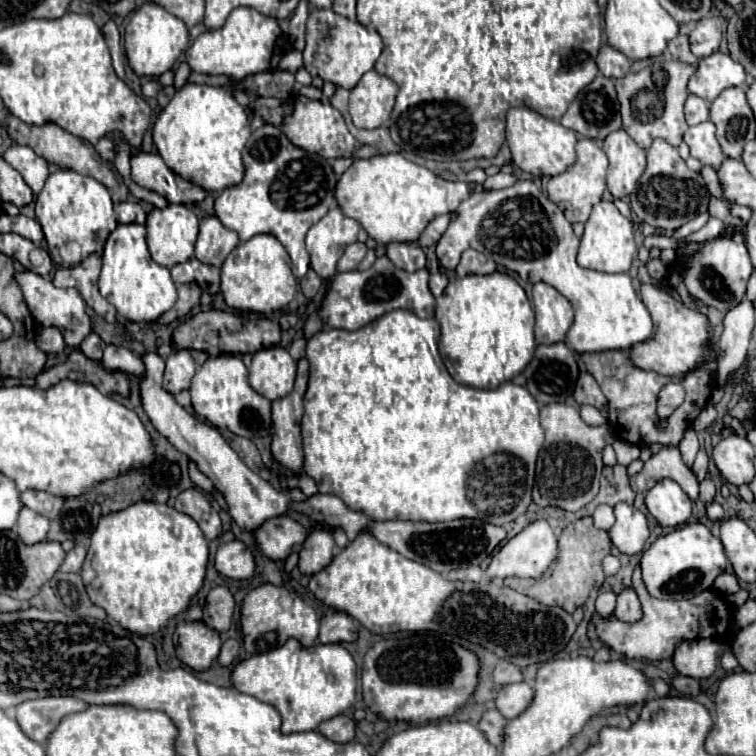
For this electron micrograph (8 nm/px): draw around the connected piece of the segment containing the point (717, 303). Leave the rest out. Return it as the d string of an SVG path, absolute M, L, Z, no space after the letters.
M717 237L717 239L709 239L705 243L705 251L701 251L701 255L693 255L693 259L687 263L685 285L689 287L689 293L703 305L729 311L737 307L745 297L745 287L751 277L751 271L753 265L747 247L729 237Z

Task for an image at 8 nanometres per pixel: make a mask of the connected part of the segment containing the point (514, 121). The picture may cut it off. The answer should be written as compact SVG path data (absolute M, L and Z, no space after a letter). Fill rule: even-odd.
M513 107L507 111L507 145L515 167L533 177L553 177L575 163L577 135L573 129L539 115L529 107Z

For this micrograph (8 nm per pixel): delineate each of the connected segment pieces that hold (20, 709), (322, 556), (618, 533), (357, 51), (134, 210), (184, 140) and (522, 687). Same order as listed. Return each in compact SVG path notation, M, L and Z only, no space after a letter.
M45 697L45 699L31 699L23 701L15 707L15 717L23 733L45 745L49 733L57 727L57 723L69 715L87 709L87 703L73 697Z
M311 529L301 551L299 551L299 571L305 575L313 575L321 571L321 567L329 565L333 559L333 535L327 531Z
M617 503L613 509L615 509L615 523L609 529L611 543L625 555L641 553L649 537L647 517L627 503Z
M311 9L307 19L307 35L303 49L303 63L311 75L321 77L343 89L353 89L359 79L375 67L383 49L381 37L377 31L369 31L359 21L351 21L343 15L337 15L333 9Z
M127 201L117 207L117 221L121 224L145 223L145 217L147 217L147 213L143 211L139 202Z
M195 83L183 85L173 95L152 127L153 143L167 167L209 193L241 183L245 173L241 151L249 135L249 117L229 91Z
M525 681L509 683L501 687L501 691L497 693L495 705L497 705L497 711L501 711L505 719L513 719L531 703L531 699L533 699L531 685L527 685Z

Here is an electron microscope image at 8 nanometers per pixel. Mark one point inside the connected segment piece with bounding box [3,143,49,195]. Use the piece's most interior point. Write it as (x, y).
(34, 169)

